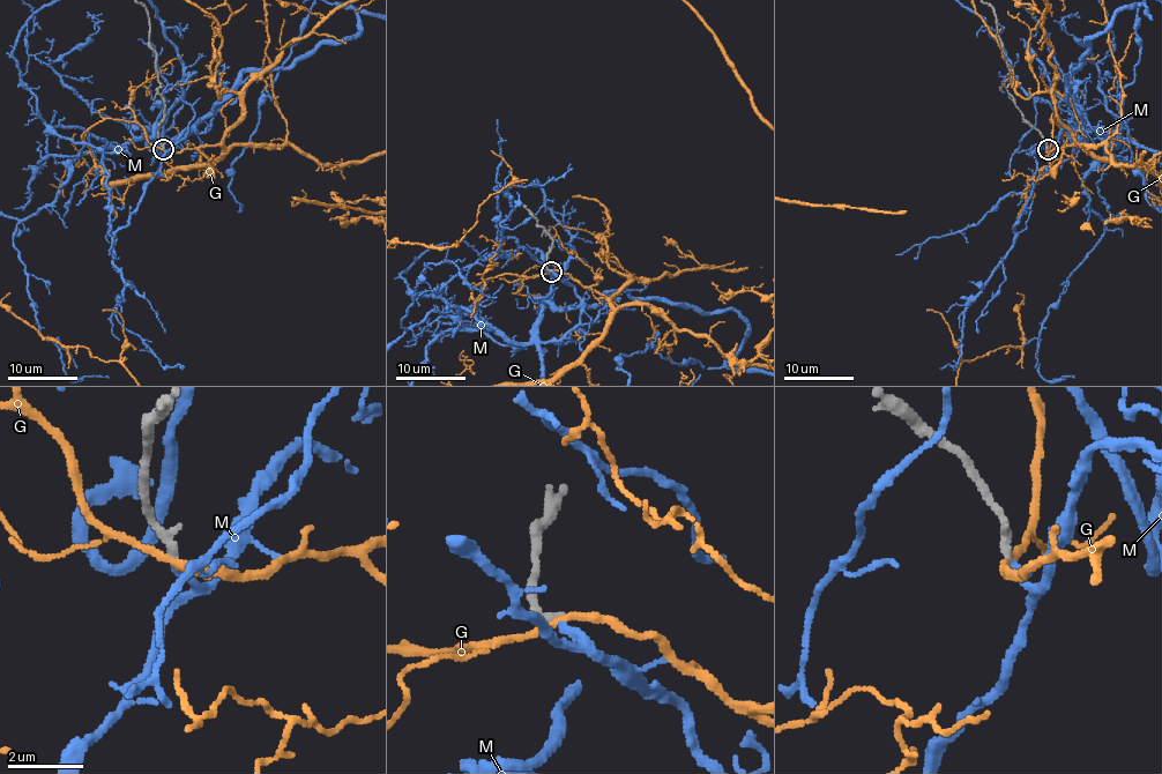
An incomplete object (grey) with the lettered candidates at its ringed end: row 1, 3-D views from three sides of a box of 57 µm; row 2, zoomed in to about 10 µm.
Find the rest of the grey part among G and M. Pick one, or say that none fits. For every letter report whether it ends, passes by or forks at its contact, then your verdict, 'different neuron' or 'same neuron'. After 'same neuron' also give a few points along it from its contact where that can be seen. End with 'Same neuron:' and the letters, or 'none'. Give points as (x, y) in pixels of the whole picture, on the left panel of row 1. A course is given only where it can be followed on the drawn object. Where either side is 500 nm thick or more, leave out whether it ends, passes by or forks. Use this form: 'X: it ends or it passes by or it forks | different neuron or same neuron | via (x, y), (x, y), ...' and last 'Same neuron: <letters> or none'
G: it passes by | different neuron
M: it ends | same neuron
Same neuron: M

